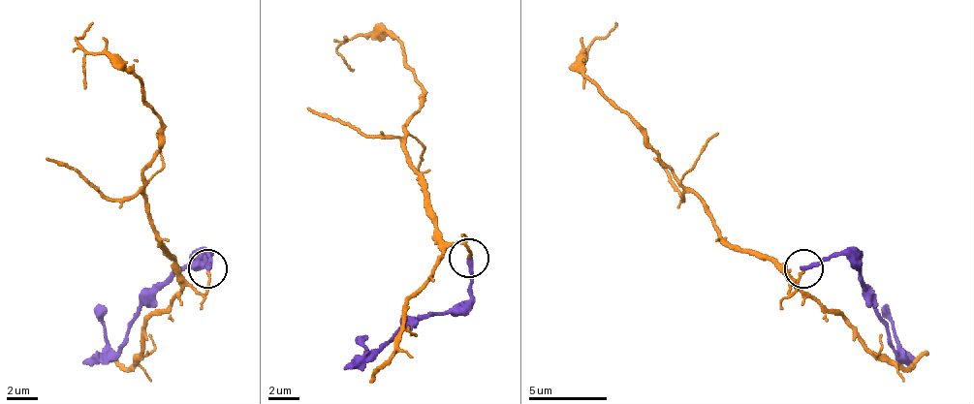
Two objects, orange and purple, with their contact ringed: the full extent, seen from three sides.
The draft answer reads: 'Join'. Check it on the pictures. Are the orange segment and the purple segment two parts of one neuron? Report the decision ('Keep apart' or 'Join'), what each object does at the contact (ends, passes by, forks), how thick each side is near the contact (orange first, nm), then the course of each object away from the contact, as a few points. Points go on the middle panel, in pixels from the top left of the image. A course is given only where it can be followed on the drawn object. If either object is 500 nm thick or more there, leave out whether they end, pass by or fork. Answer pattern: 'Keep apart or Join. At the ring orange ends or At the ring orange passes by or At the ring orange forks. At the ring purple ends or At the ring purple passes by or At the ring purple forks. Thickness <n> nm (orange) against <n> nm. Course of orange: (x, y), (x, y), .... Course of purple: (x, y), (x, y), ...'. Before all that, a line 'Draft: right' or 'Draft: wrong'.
Draft: wrong
Keep apart. At the ring orange ends. At the ring purple ends. Thickness 140 nm (orange) against 320 nm. Course of orange: (469, 257), (434, 226), (411, 167), (403, 124), (423, 85), (403, 46), (353, 35), (337, 50), (353, 70). Course of purple: (469, 257), (465, 299), (446, 311), (415, 319), (399, 334), (376, 350), (357, 338)

